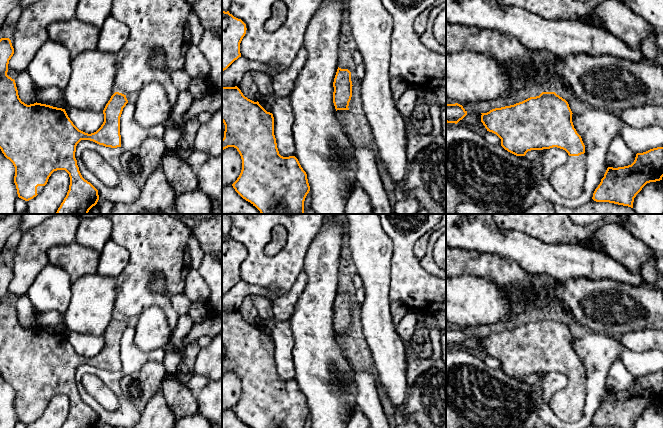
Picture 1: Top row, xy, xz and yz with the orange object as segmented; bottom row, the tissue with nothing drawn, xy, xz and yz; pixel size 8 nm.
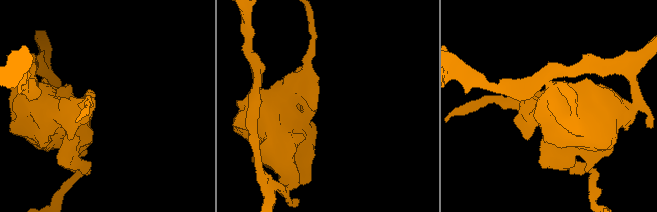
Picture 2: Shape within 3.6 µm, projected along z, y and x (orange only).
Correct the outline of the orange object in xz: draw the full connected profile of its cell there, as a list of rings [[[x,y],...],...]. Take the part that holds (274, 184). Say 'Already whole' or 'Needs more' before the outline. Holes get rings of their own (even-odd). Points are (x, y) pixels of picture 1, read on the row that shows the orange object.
Already whole. [[[222,86],[222,122],[225,125],[222,150],[234,147],[242,159],[242,170],[232,184],[235,191],[255,206],[261,214],[304,214],[304,201],[310,191],[307,174],[295,156],[283,157],[279,154],[274,135],[274,117],[259,102],[254,102],[235,87]]]

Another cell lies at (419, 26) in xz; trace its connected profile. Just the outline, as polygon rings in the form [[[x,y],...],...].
[[[427,8],[423,12],[421,12],[415,19],[413,28],[417,34],[421,35],[425,31],[430,12],[431,8]]]

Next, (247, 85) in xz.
[[[247,71],[244,73],[238,88],[241,90],[243,95],[248,99],[257,102],[260,94],[258,88],[253,80],[253,75],[251,71]]]

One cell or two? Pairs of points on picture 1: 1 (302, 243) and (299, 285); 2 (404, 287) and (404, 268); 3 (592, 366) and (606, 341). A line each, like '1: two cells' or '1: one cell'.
1: two cells
2: one cell
3: one cell

